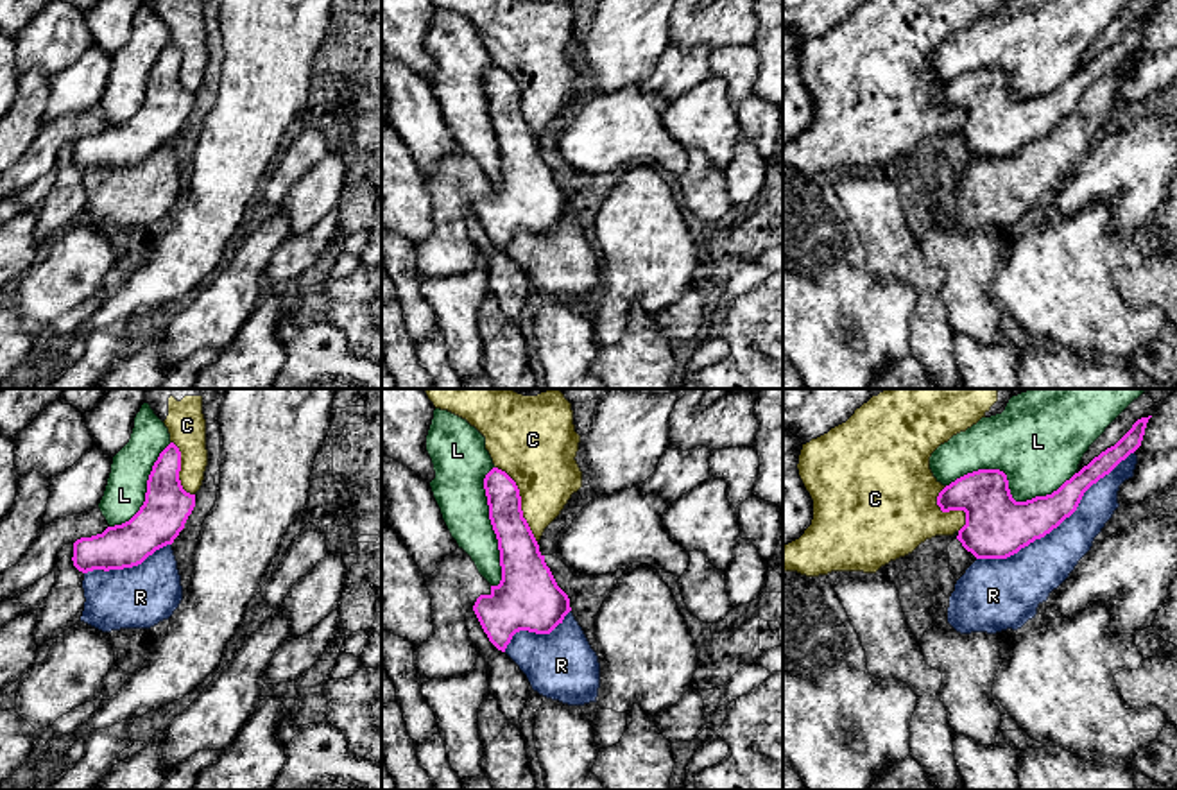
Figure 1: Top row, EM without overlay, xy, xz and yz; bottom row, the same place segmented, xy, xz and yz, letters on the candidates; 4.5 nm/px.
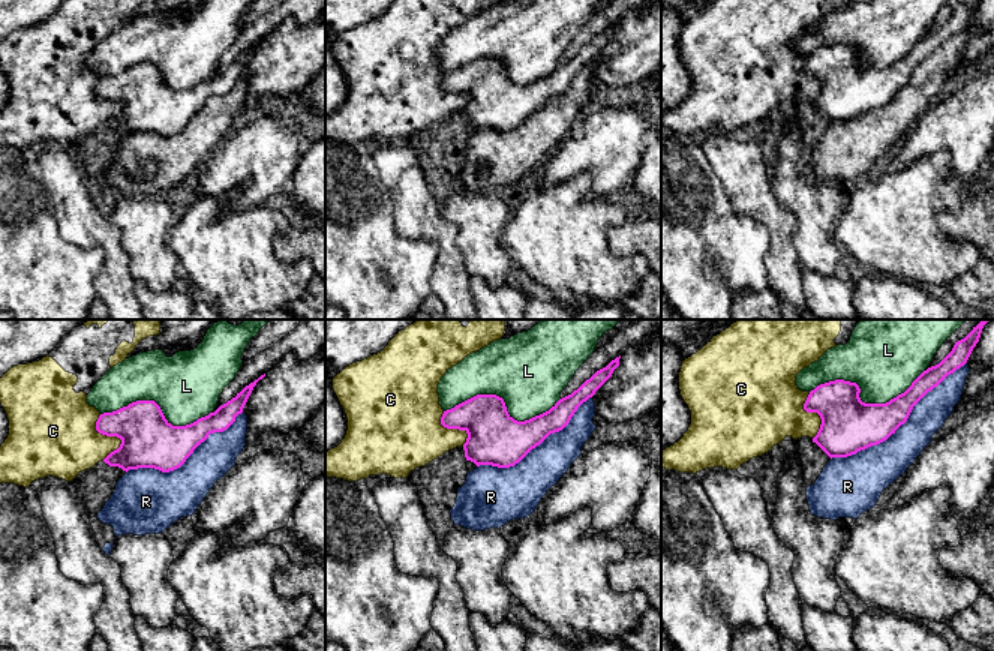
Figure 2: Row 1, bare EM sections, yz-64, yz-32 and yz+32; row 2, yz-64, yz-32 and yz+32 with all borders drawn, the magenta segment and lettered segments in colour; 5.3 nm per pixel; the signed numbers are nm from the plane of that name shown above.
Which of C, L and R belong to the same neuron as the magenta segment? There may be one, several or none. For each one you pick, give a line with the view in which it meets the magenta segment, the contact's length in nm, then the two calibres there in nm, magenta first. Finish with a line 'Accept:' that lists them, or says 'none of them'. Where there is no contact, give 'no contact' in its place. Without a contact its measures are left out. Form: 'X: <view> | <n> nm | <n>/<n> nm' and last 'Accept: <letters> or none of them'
Accept: none of them

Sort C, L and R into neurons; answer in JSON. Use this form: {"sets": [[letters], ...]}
{"sets": [["C"], ["L"], ["R"]]}

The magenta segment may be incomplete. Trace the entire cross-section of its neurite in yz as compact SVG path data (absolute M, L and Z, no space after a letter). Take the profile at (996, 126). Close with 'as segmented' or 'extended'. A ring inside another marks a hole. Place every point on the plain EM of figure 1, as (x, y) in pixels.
M1150 16L1138 18L1114 45L1052 93L1016 100L1003 70L978 68L946 84L937 95L937 104L942 111L966 111L966 124L957 138L976 158L1007 158L1070 116L1084 91L1141 45Z; as segmented

